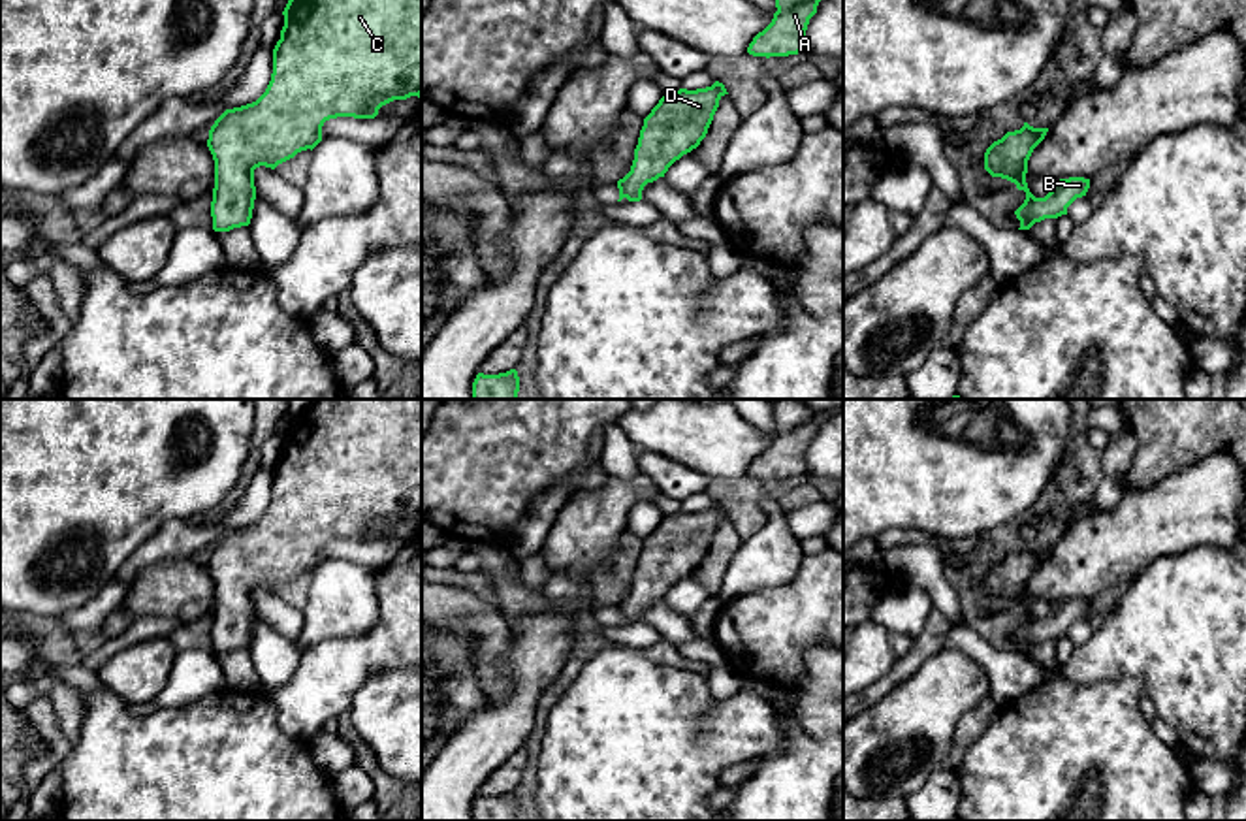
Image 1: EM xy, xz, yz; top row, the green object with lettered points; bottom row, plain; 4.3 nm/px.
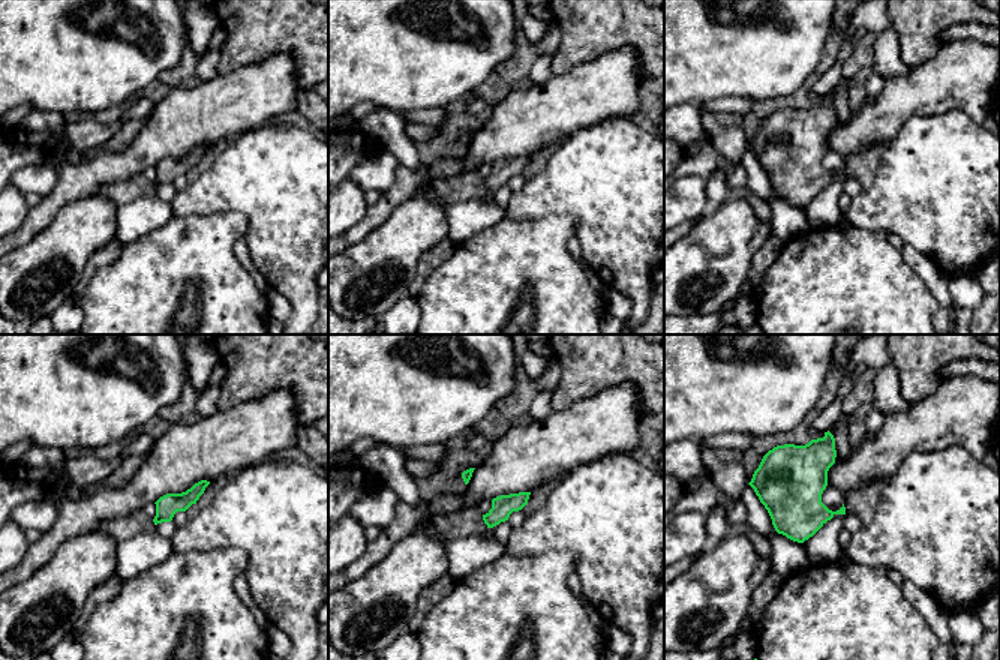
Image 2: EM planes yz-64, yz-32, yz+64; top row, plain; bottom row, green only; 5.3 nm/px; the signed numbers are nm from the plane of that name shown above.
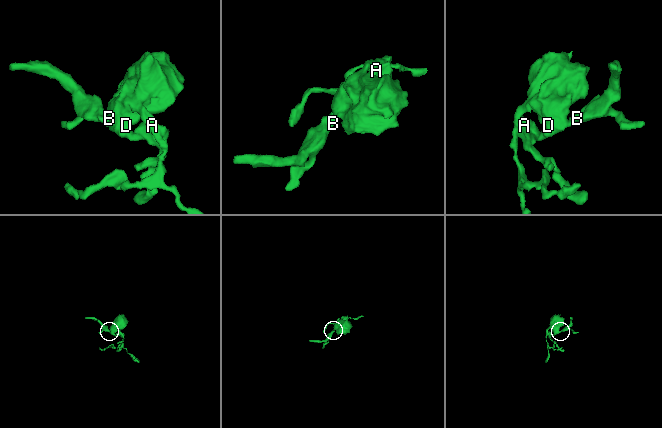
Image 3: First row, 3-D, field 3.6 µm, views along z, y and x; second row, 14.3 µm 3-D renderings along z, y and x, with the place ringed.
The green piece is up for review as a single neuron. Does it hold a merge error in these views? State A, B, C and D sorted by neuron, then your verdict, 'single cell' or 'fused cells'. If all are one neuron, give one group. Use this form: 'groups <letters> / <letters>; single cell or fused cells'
groups A B C D; single cell

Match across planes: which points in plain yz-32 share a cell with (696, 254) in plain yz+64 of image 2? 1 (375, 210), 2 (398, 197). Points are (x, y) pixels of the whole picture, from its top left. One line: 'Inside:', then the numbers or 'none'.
Inside: none

